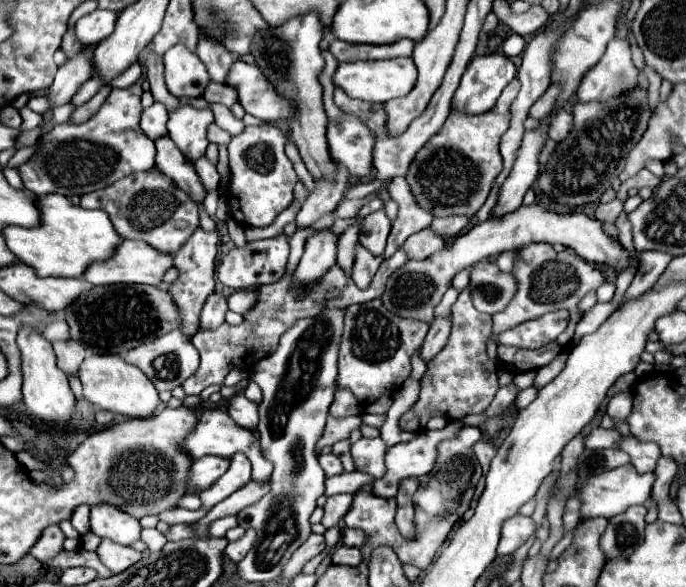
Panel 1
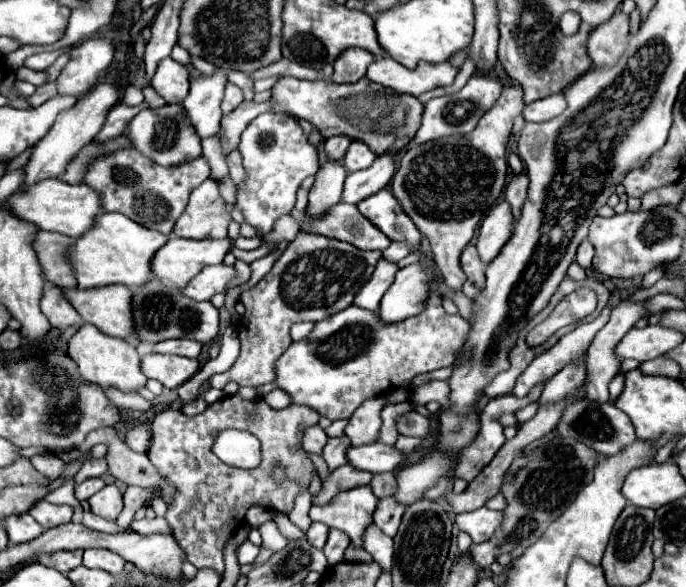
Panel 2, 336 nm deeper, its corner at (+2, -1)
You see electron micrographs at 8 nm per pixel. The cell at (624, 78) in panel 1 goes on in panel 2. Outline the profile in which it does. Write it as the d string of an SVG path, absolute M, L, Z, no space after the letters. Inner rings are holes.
M617 10L611 20L597 26L589 40L587 40L587 52L593 60L595 68L607 68L617 64L621 54L627 46L627 34L629 34L629 16Z

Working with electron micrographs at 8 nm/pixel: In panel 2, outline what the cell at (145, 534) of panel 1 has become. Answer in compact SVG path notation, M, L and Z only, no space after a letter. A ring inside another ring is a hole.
M91 510L83 512L83 524L85 524L87 528L91 528L91 530L99 530L99 532L111 532L111 534L115 534L115 532L123 532L115 522L105 520L105 518L101 518L101 516L95 516Z

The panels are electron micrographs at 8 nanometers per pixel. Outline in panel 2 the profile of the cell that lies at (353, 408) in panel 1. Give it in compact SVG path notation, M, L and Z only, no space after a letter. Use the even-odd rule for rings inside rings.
M347 436L331 438L331 440L325 444L325 448L323 448L321 456L323 456L323 460L325 460L325 464L327 464L329 472L337 470L341 464L345 464L345 462L347 462L347 458L345 458L345 450L347 450L347 446L349 446L349 444L351 444L351 442L349 442L349 438L347 438Z

